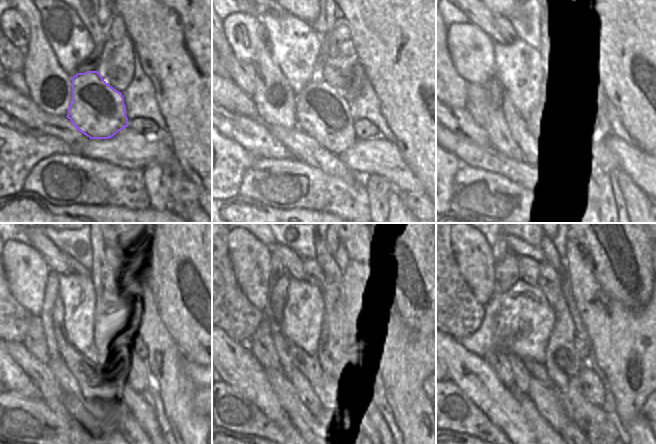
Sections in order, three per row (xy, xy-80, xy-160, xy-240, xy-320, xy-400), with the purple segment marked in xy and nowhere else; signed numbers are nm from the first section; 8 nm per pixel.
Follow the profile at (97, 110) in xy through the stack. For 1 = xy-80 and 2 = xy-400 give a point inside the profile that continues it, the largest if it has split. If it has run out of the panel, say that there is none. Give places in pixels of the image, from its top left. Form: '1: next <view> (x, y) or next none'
1: next xy-80 (322, 112)
2: next xy-400 (592, 388)

